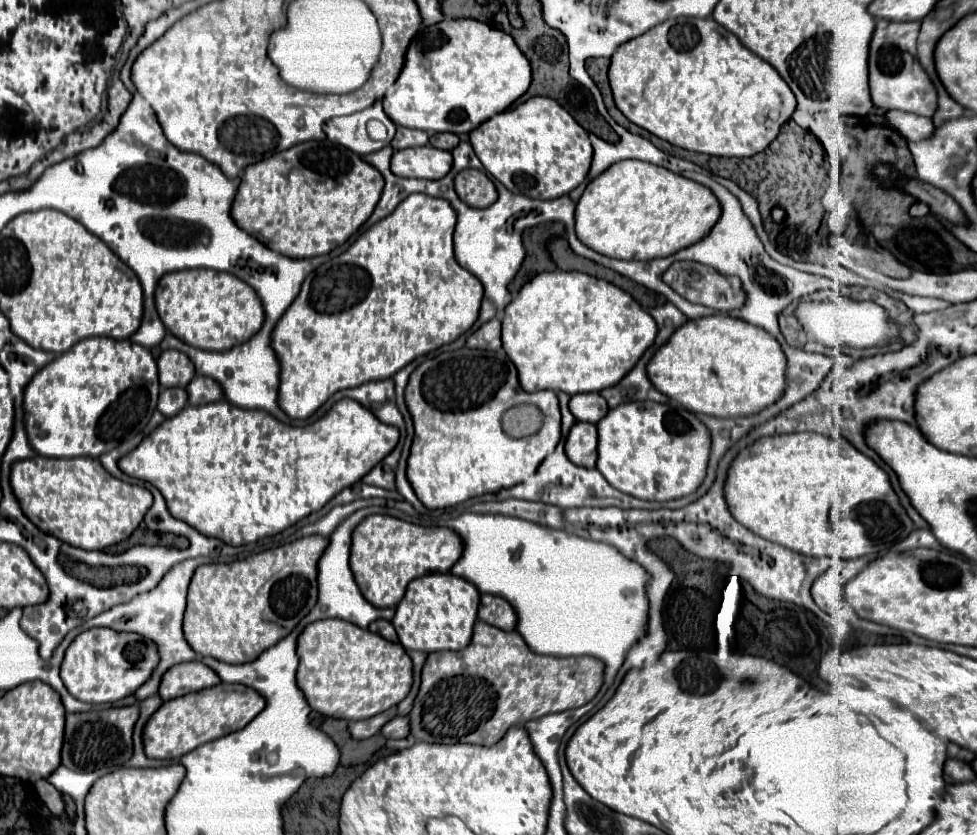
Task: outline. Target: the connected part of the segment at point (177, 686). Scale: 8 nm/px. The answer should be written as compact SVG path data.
M186 661L182 665L172 665L168 673L162 675L158 695L168 701L192 691L214 687L220 683L220 677L200 661Z

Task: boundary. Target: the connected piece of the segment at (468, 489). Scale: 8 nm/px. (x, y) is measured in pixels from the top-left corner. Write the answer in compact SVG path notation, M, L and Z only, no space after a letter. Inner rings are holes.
M462 347L458 351L440 353L432 359L422 361L408 379L404 401L414 421L414 441L410 447L406 477L416 497L428 509L452 507L466 499L472 499L484 493L496 493L500 489L522 483L524 479L536 473L538 465L560 441L560 407L558 407L556 393L554 391L538 391L538 393L522 391L518 385L516 367L512 365L512 361L506 357L502 349L480 351L480 349ZM518 403L536 405L544 415L544 423L538 433L530 437L522 437L522 439L512 439L502 431L500 419L504 411L508 411L510 407Z

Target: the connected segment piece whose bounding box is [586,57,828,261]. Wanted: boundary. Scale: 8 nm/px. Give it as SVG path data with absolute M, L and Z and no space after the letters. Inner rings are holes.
M592 57L592 59L586 61L586 71L590 73L590 77L594 79L594 83L602 91L606 109L608 109L610 117L616 123L620 123L622 127L626 127L634 135L647 138L665 153L687 159L701 167L706 167L714 175L728 177L740 189L746 189L746 193L750 193L750 195L754 195L758 199L760 215L762 215L764 229L766 229L770 241L774 241L774 245L778 245L778 249L782 249L782 253L786 253L788 257L794 257L794 261L806 261L810 237L818 231L822 215L824 215L822 193L824 193L824 187L828 183L828 171L826 171L826 161L824 161L822 145L820 145L820 141L810 131L806 131L806 129L794 131L794 121L790 119L790 121L786 121L782 125L780 135L762 153L756 153L750 159L722 159L722 157L709 157L704 154L689 152L657 138L644 129L640 129L638 125L630 123L616 109L614 99L612 99L612 91L610 91L610 85L608 85L608 75L606 75L608 73L608 65L610 65L610 61L606 57L598 57L598 59ZM780 185L784 185L784 187L780 187ZM774 207L784 209L786 223L774 223L772 221L770 211Z

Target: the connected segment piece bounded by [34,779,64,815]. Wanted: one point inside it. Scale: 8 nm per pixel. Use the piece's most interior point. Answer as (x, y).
(48, 794)

